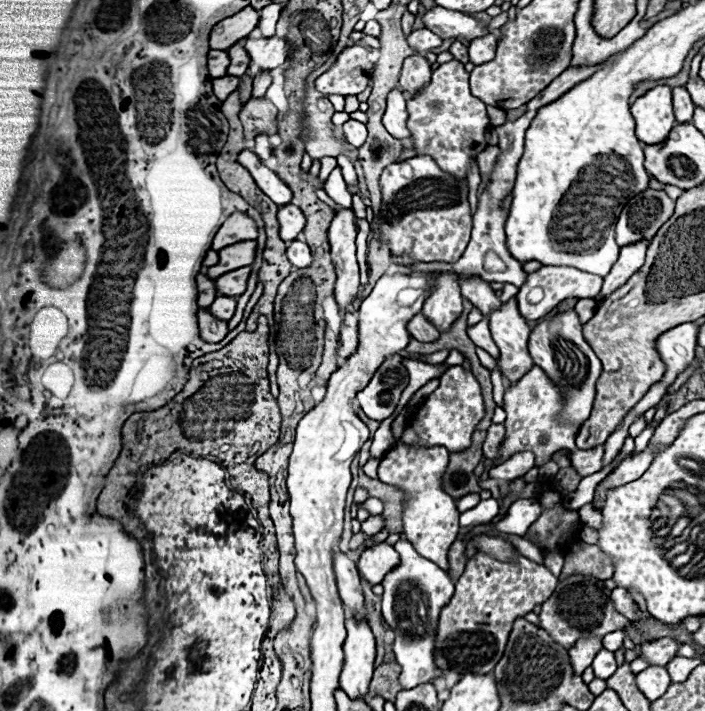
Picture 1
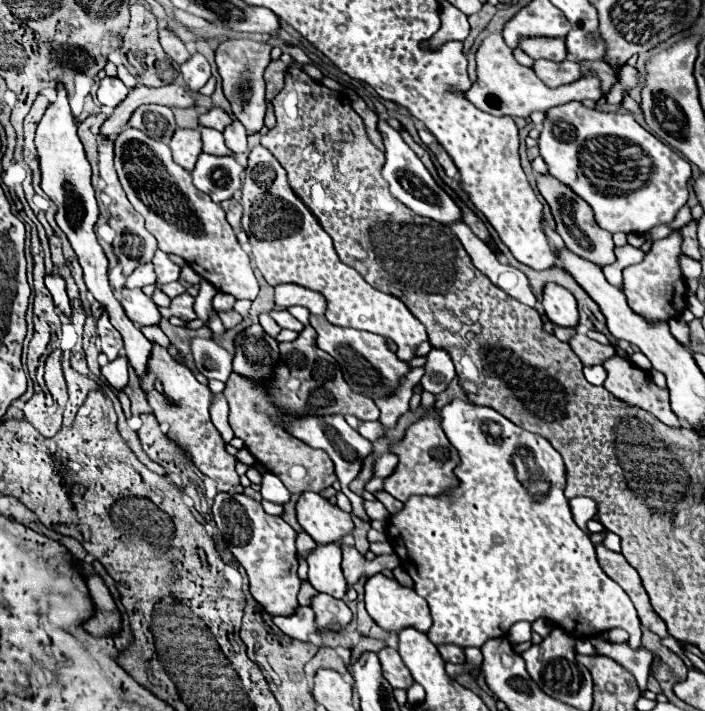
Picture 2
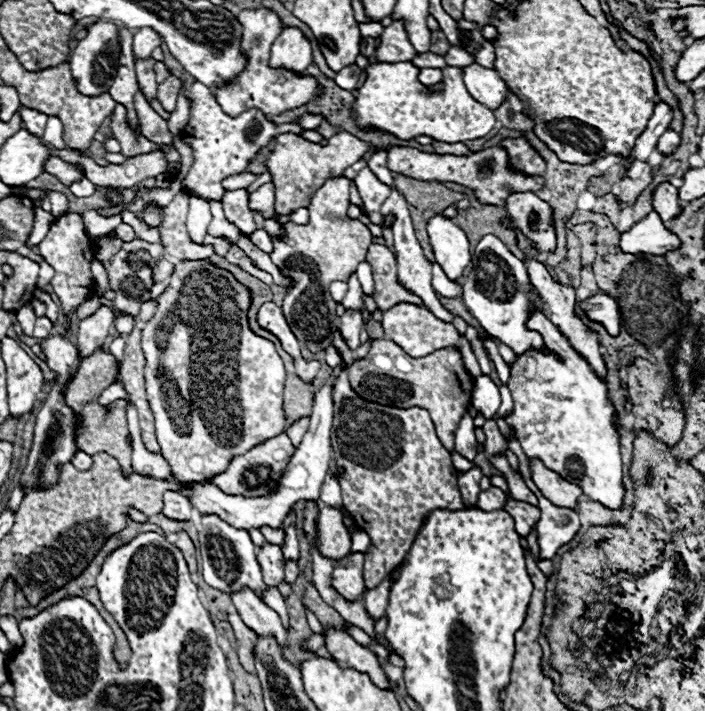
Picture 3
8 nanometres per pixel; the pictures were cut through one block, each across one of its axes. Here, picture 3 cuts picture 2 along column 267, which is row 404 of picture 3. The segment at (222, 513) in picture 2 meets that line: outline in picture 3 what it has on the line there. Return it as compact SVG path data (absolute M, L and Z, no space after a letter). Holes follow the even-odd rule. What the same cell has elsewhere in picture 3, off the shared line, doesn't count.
M542 312L530 314L528 330L540 332L540 336L544 338L544 348L548 348L550 354L532 350L516 356L516 360L512 362L510 380L506 382L506 386L512 394L514 408L512 414L506 416L508 426L514 430L514 436L520 442L526 456L540 458L550 470L560 474L564 480L580 486L588 498L604 504L606 508L620 508L624 496L622 456L618 432L614 426L614 406L608 400L604 382L592 372L588 362L572 348L568 338L556 328L556 324L552 324Z

